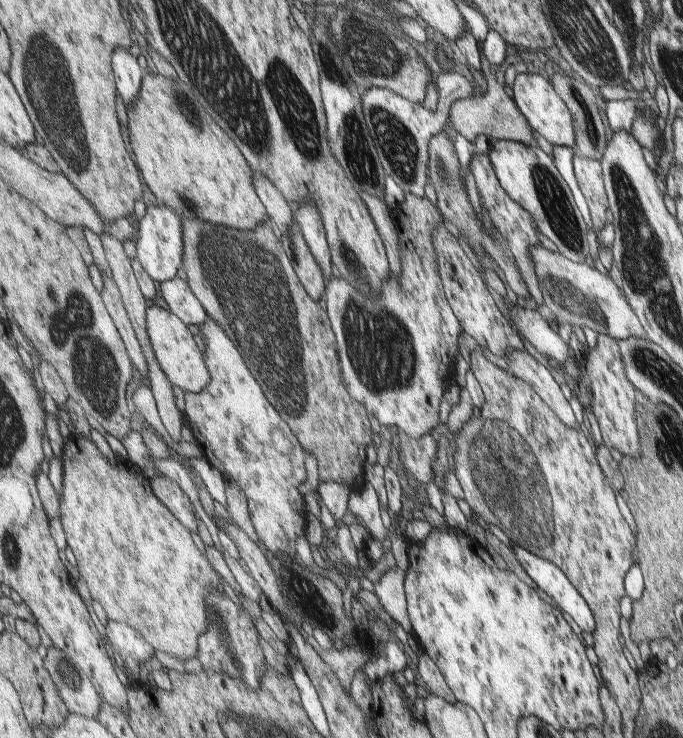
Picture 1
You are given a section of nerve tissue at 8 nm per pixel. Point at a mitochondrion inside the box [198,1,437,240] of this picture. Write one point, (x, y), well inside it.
(371, 54)

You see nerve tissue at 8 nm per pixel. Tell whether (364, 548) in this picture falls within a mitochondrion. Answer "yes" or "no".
no

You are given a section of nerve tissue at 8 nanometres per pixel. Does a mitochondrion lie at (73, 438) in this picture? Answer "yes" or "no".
no

